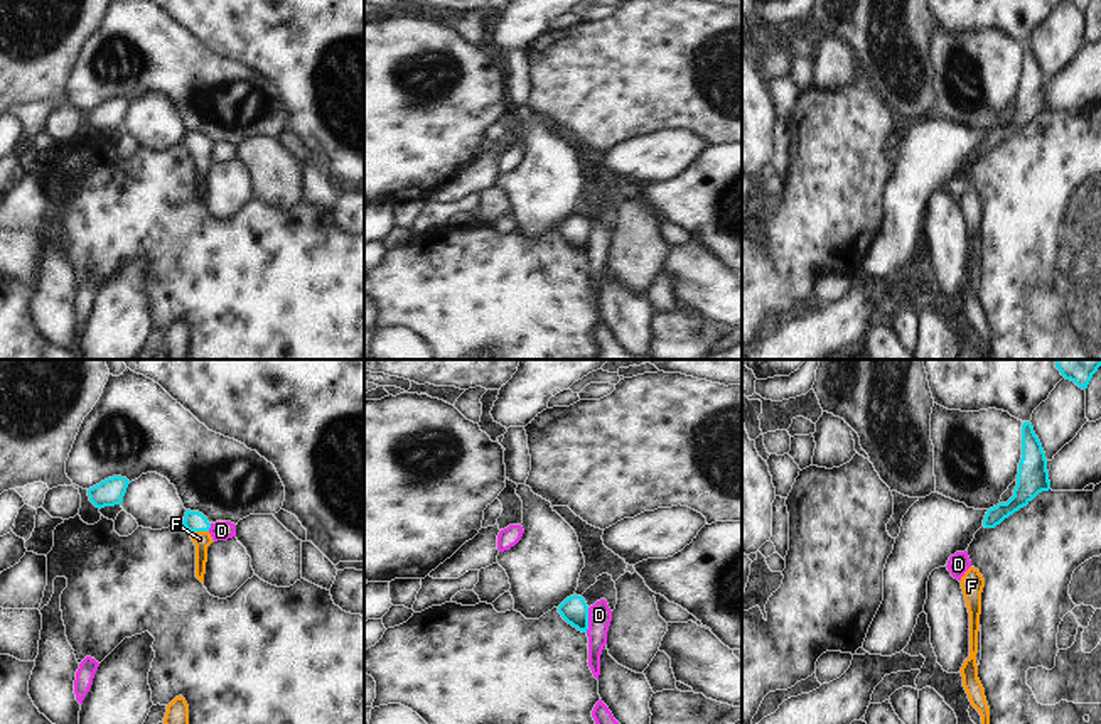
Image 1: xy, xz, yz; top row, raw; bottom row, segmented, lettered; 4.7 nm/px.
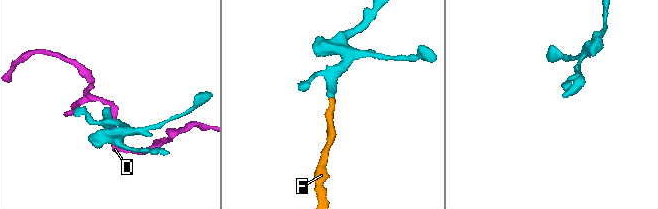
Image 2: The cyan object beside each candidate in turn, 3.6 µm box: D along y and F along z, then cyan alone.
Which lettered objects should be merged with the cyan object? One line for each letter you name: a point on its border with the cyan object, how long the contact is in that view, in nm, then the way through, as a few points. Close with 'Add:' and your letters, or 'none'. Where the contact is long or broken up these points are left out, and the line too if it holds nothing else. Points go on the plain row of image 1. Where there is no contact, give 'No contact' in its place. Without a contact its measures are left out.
F: Touches cyan at xy (199, 152). Shared border 100 nm. Path across: xy (194, 144), (199, 152), (201, 161)
Add: F

